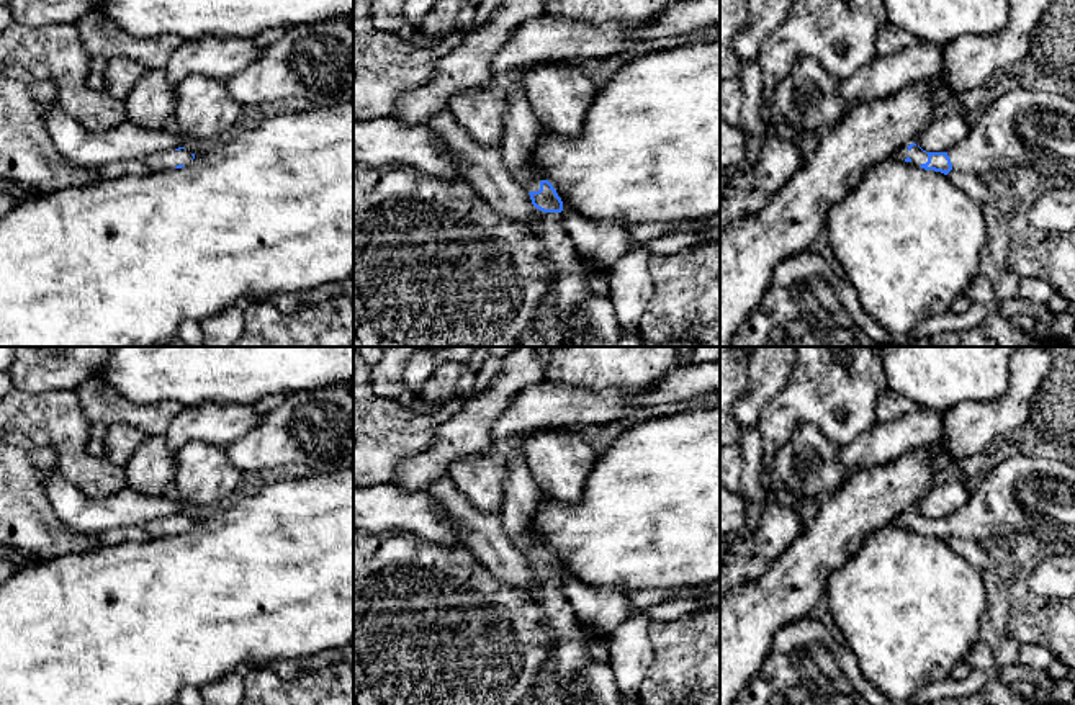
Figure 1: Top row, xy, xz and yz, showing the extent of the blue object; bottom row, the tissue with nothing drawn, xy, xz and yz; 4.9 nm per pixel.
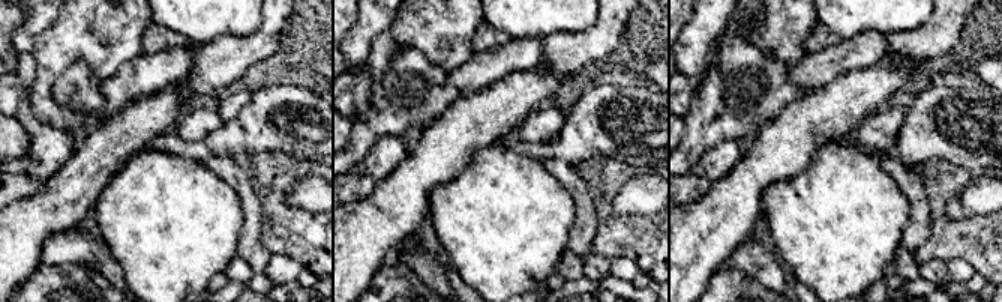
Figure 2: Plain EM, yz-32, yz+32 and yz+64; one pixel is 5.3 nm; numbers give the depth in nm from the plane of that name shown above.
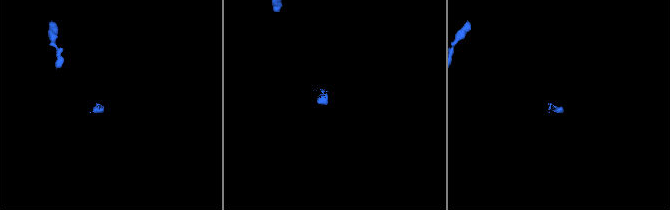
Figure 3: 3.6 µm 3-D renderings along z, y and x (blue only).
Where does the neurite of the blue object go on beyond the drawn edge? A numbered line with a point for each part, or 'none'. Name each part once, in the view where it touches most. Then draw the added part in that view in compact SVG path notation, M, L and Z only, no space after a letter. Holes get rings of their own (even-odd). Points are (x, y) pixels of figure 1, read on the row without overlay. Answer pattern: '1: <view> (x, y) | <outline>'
1: xz (570, 676) | M561 579L540 582L537 605L551 644L535 676L532 697L520 705L620 705L623 697L614 671L592 658L592 641L574 615Z
2: yz (917, 522) | M906 512L895 517L892 520L893 525L898 525L898 527L905 527L906 523L911 525L913 530L916 532L921 532L921 530L926 530L928 528L928 520L923 519L918 512L913 512L911 515L908 515Z

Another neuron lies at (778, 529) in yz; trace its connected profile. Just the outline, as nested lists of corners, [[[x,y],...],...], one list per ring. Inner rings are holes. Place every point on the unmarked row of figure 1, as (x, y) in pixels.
[[[758,427],[741,433],[740,445],[744,453],[740,494],[746,502],[762,509],[762,517],[751,538],[751,548],[772,563],[782,556],[795,538],[802,533],[803,525],[797,509],[769,504],[761,487],[761,460],[762,440]]]

